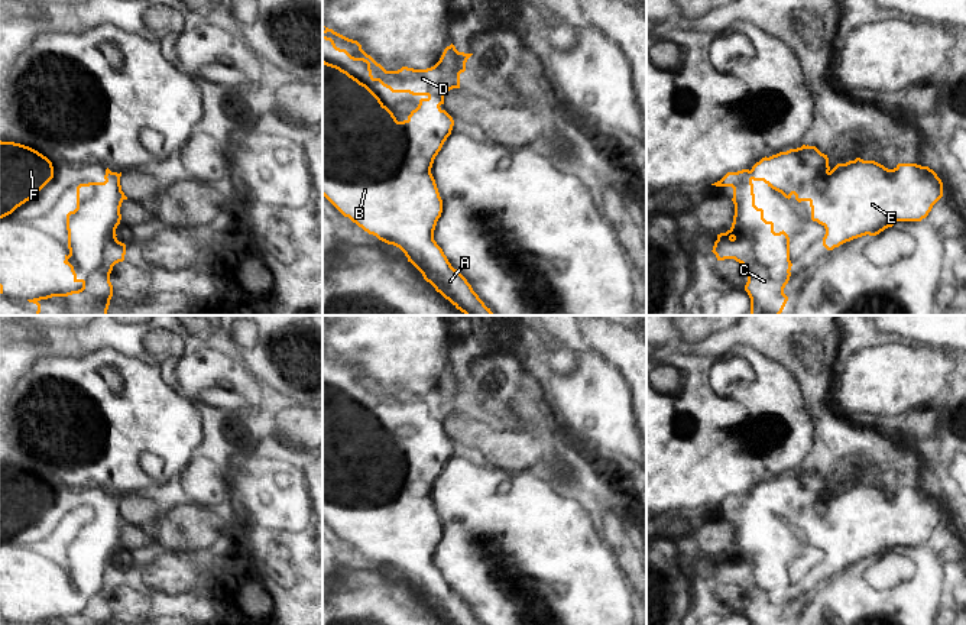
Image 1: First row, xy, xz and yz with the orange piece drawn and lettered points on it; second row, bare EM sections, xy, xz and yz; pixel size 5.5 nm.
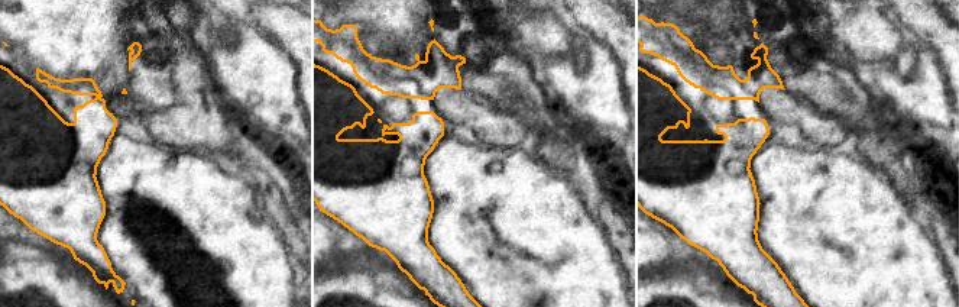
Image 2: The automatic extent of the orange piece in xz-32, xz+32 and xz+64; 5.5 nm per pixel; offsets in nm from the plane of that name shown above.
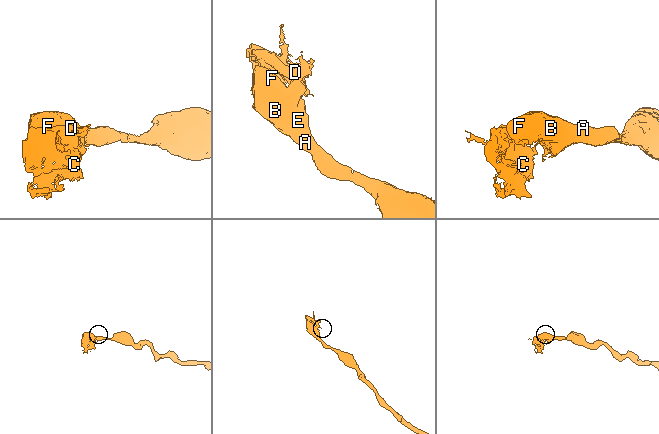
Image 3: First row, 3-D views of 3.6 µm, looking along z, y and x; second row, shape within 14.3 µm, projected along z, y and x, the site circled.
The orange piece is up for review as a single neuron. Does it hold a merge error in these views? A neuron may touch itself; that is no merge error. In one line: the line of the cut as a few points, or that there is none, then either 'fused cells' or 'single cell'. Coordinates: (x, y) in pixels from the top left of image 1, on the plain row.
no cut | single cell

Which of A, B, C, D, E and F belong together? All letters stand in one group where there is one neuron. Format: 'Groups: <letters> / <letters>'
Groups: A B C D E F

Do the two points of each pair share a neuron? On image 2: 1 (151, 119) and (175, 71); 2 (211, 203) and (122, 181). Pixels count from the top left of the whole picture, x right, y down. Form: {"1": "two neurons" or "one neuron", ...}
{"1": "one neuron", "2": "one neuron"}

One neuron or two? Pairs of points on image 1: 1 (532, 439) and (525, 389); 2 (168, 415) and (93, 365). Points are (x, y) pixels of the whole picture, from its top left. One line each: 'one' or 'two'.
1: one
2: one

